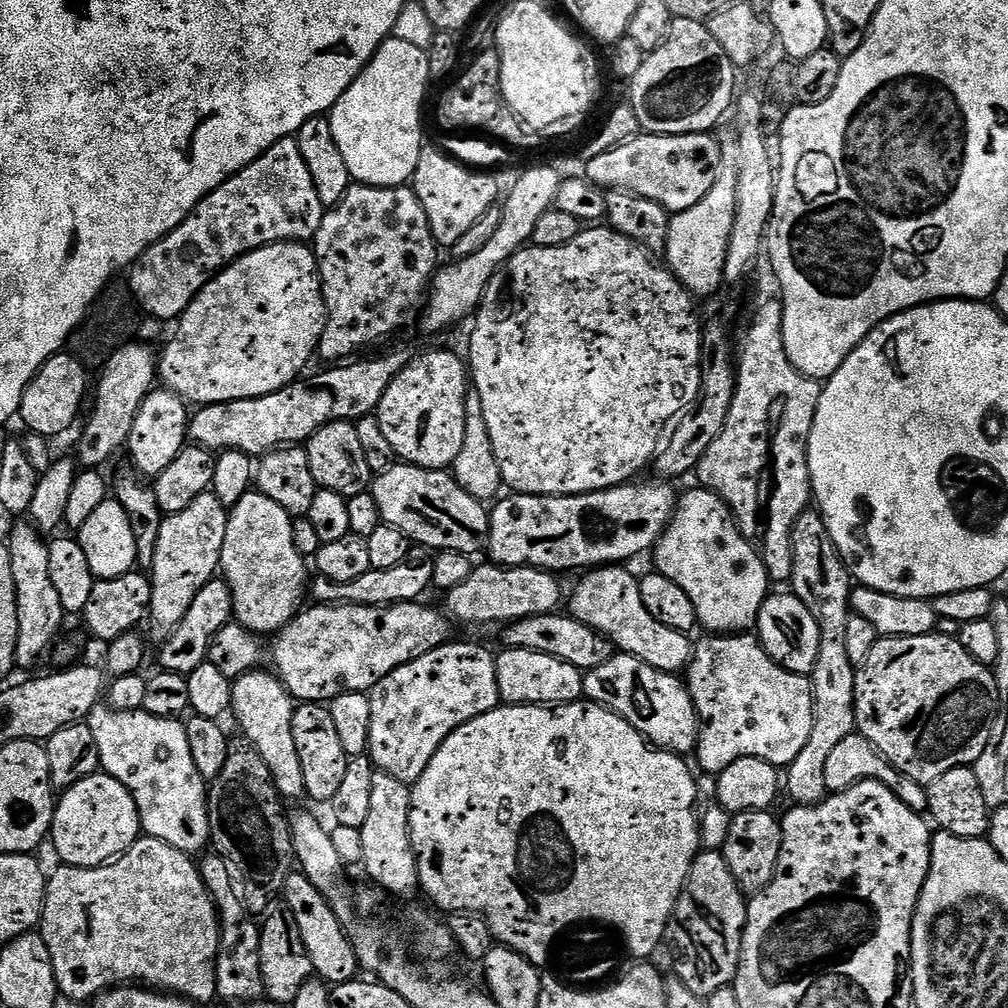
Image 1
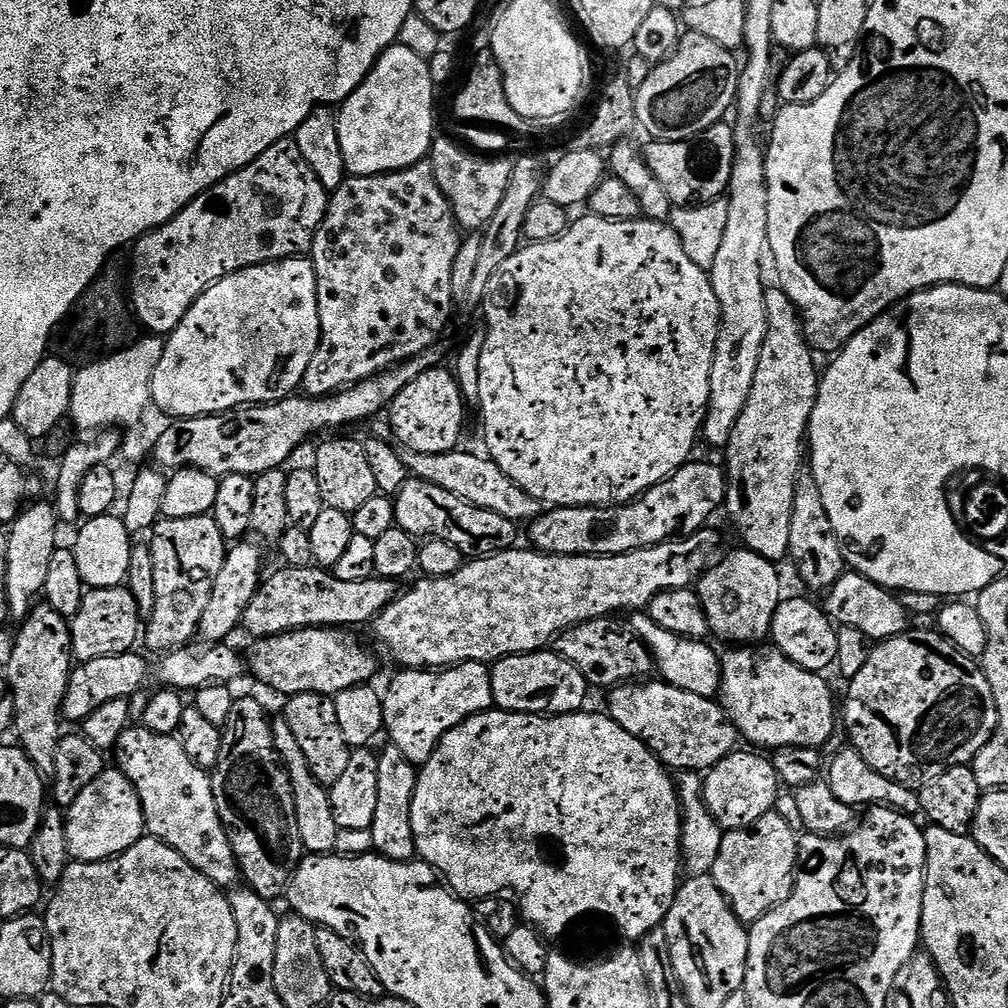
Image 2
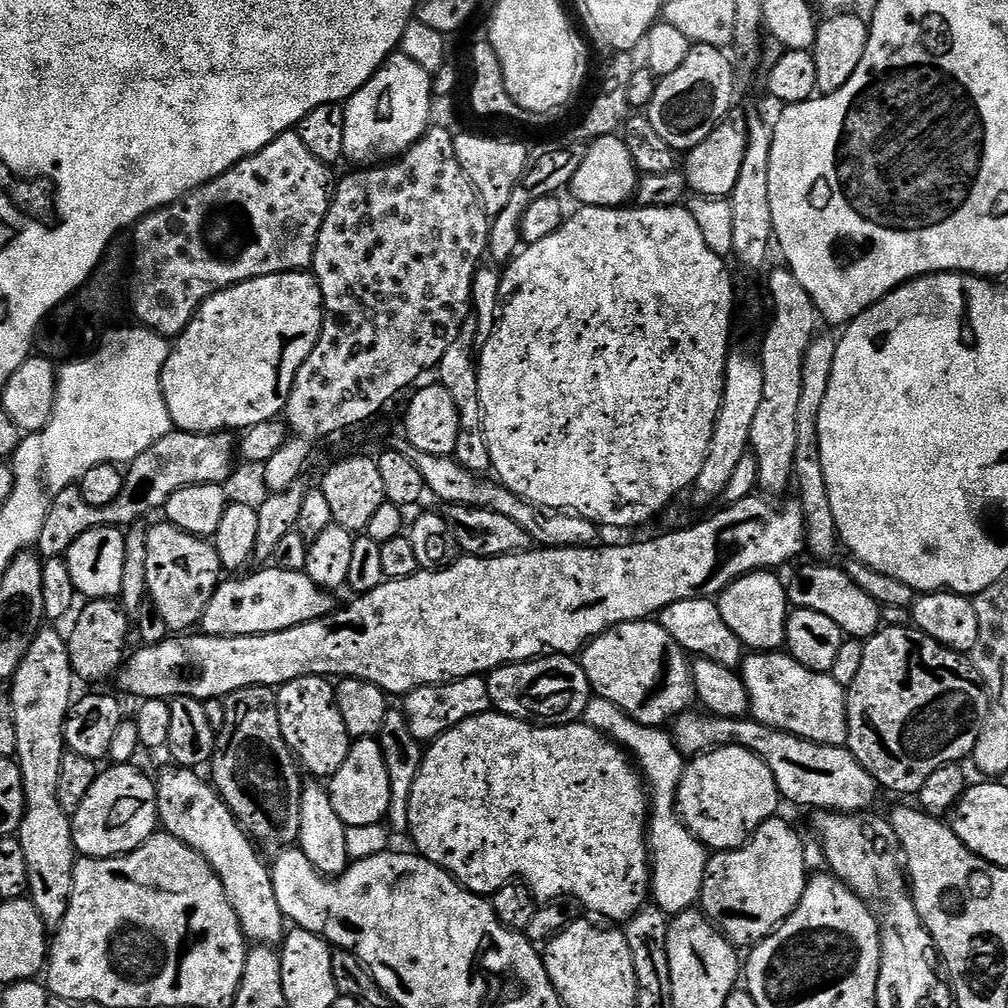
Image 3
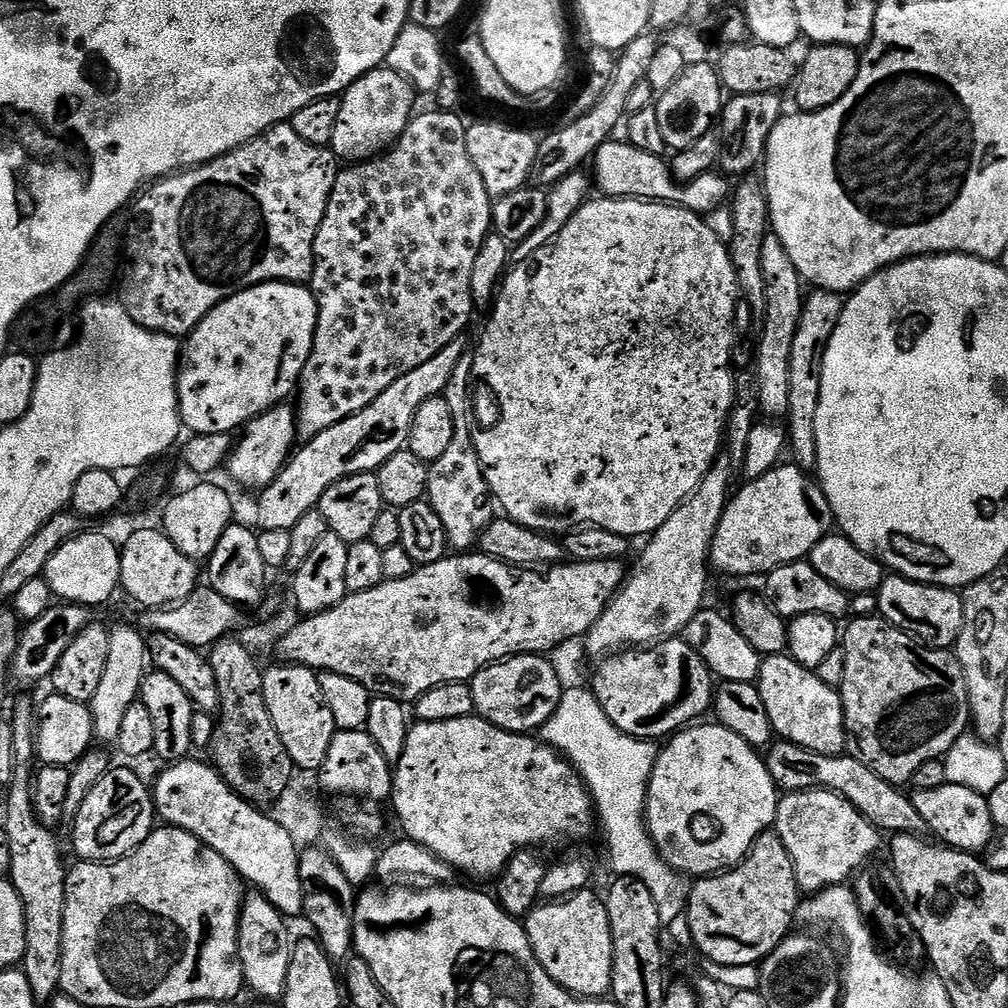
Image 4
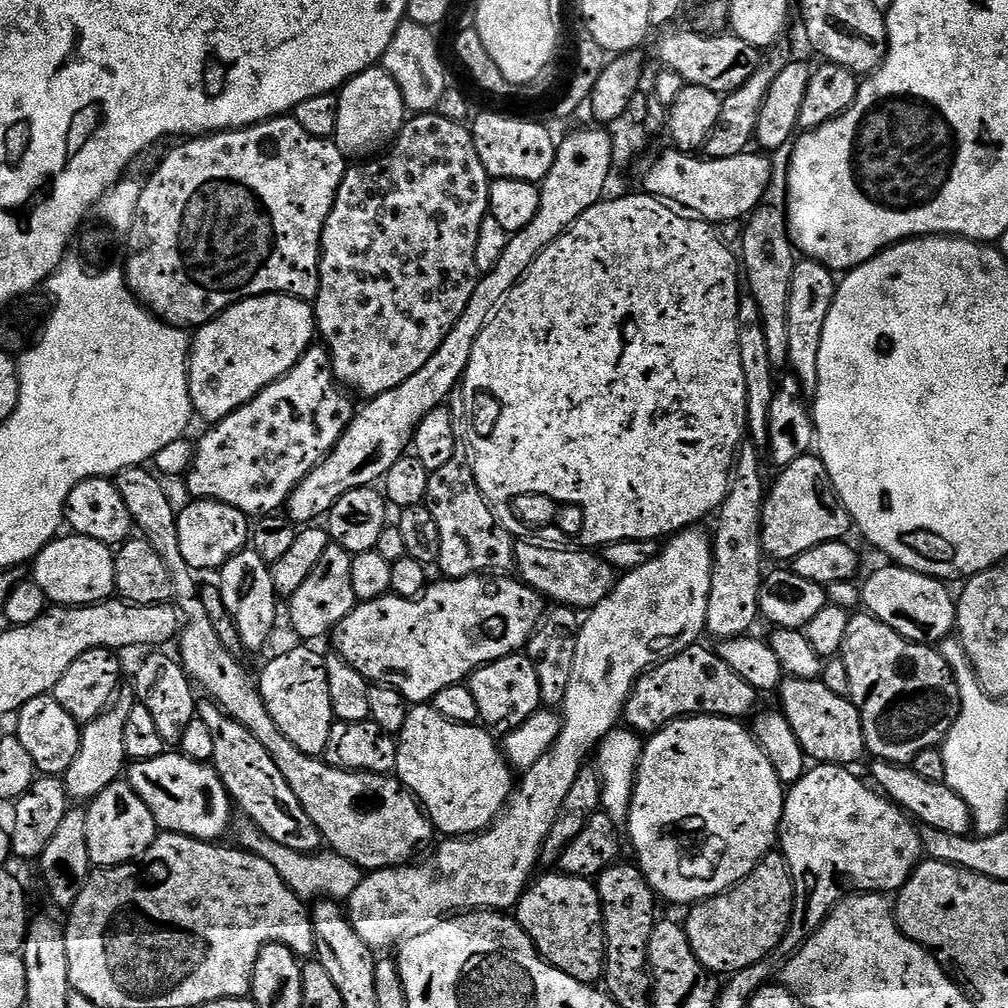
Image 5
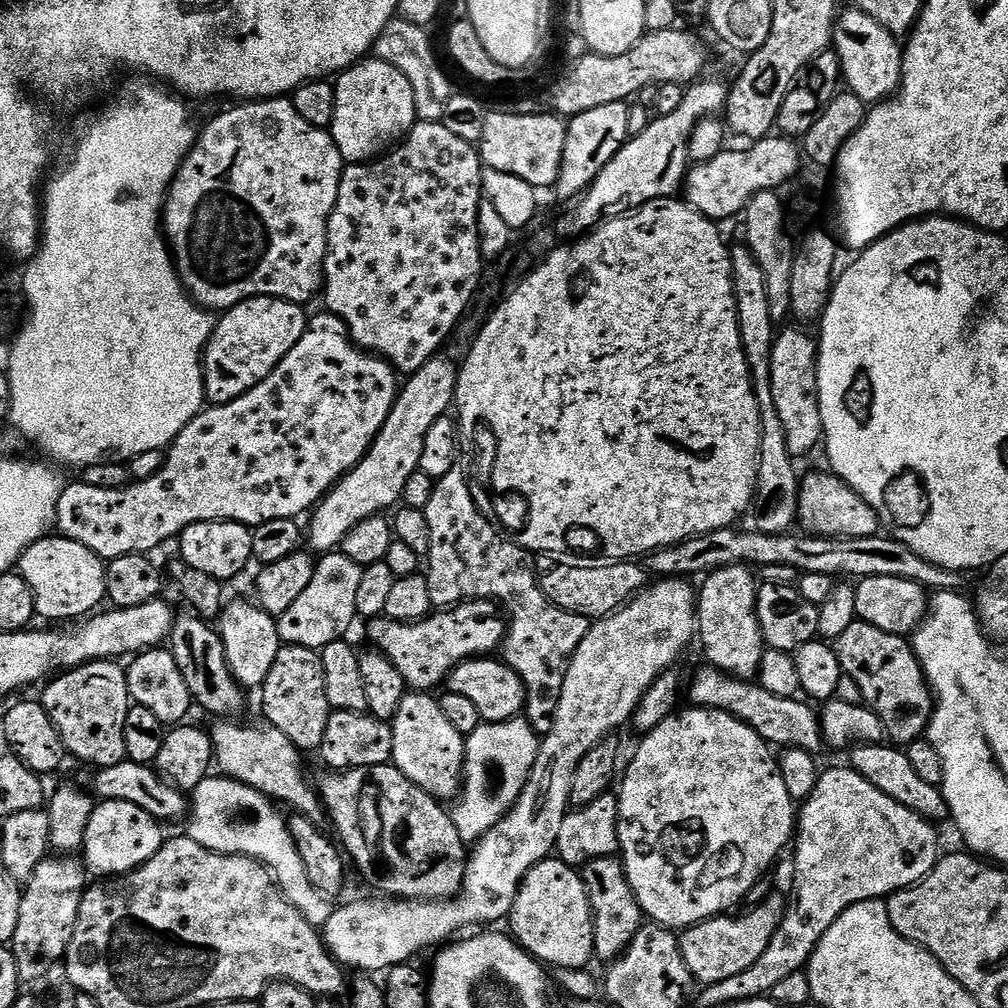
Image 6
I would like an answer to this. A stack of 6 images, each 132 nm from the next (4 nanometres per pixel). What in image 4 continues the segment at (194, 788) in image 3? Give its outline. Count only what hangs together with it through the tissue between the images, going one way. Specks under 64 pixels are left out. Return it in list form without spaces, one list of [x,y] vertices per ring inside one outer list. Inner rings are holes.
[[[259,894],[245,895],[240,906],[240,964],[244,967],[244,982],[256,996],[264,1000],[279,1001],[286,990],[286,976],[290,974],[290,960],[294,947],[294,935],[288,929],[289,921],[265,896]]]

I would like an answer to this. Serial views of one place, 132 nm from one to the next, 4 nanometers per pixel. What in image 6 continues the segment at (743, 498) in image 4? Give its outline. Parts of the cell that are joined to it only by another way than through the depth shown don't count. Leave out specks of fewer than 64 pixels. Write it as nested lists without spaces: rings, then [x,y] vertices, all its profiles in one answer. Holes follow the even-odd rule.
[[[831,471],[812,472],[805,475],[800,490],[798,524],[805,533],[825,538],[866,538],[875,536],[882,525],[878,514],[844,480]]]

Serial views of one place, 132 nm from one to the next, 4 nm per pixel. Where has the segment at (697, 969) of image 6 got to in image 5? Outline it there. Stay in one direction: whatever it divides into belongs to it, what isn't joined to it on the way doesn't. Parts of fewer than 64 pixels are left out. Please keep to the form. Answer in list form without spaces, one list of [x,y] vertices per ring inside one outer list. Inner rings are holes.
[[[773,850],[745,880],[727,892],[691,905],[687,909],[688,920],[685,919],[683,925],[698,962],[711,972],[731,974],[769,959],[779,949],[780,940],[786,934],[792,917],[793,906],[794,886],[788,861],[779,851]]]

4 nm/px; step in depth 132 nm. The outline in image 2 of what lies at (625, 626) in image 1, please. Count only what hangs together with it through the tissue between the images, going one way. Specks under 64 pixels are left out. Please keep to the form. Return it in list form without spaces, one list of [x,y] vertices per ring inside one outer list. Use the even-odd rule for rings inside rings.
[[[633,611],[631,616],[630,627],[637,638],[648,647],[659,679],[666,684],[678,686],[678,690],[686,690],[690,694],[715,697],[719,693],[721,657],[718,652],[716,656],[715,650],[708,645],[708,642],[670,634],[670,630],[662,630],[662,626],[658,626],[658,622],[654,622],[643,611]]]

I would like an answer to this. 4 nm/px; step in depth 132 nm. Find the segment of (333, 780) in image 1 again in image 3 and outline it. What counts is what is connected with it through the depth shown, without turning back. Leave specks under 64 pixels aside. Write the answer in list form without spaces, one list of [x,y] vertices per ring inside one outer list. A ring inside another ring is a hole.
[[[323,676],[294,678],[280,685],[276,692],[276,705],[282,738],[286,738],[286,746],[299,767],[305,773],[308,771],[312,778],[333,776],[342,762],[346,762],[346,754],[350,754],[354,739],[346,730],[346,722],[342,722],[342,710],[338,710],[333,681]]]

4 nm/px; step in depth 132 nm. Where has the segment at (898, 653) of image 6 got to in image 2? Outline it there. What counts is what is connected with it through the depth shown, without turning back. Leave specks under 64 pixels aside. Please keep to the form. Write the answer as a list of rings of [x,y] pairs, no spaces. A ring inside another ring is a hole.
[[[909,630],[900,636],[891,636],[889,640],[881,640],[869,651],[866,658],[866,666],[854,674],[854,678],[847,681],[848,697],[842,700],[842,720],[844,716],[844,728],[848,731],[847,743],[855,748],[858,755],[864,759],[882,778],[890,778],[899,784],[909,786],[920,786],[925,780],[932,779],[936,775],[950,767],[960,765],[971,765],[973,758],[986,746],[986,742],[992,737],[993,730],[996,729],[996,707],[994,706],[994,694],[990,694],[990,682],[986,682],[986,674],[982,671],[979,663],[973,657],[962,654],[948,640],[940,635],[939,631],[915,632]]]

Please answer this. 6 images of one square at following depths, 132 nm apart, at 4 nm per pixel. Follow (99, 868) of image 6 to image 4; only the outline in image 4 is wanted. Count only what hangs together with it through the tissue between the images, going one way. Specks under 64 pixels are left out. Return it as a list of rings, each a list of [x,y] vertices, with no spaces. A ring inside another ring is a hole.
[[[113,767],[86,794],[86,802],[74,817],[72,844],[81,861],[111,862],[127,856],[140,847],[140,843],[154,831],[154,796],[128,768]]]

